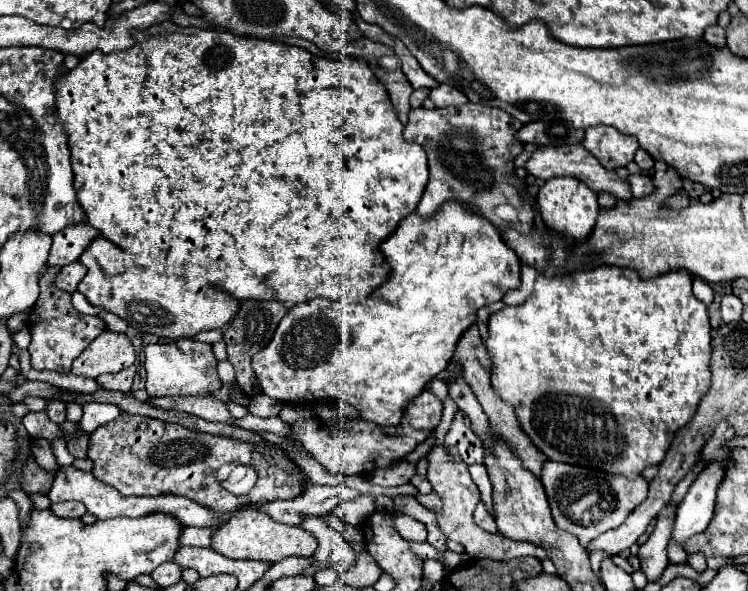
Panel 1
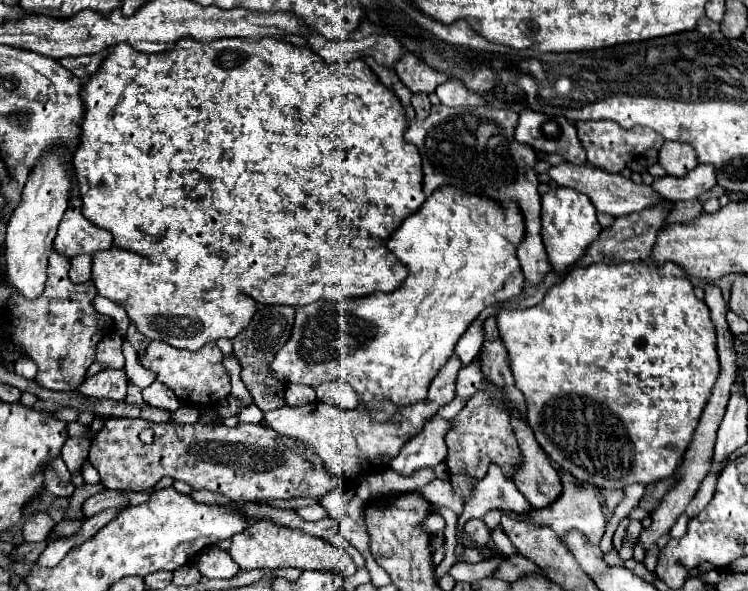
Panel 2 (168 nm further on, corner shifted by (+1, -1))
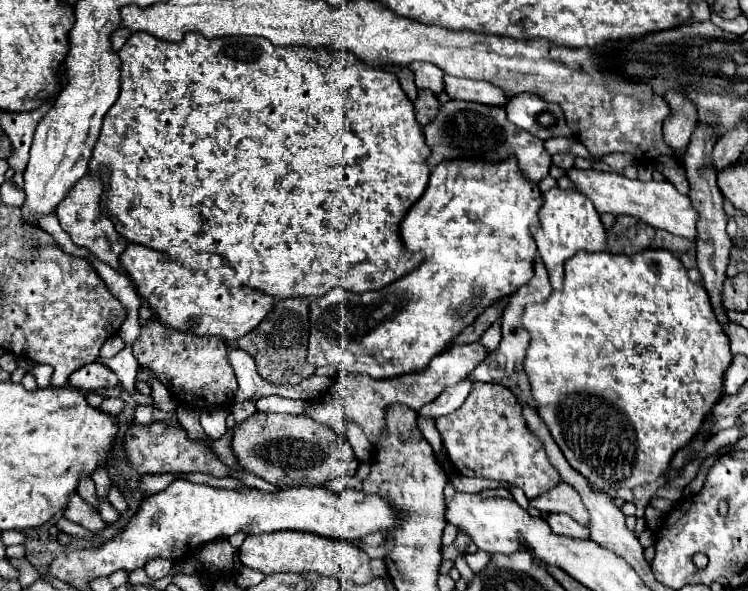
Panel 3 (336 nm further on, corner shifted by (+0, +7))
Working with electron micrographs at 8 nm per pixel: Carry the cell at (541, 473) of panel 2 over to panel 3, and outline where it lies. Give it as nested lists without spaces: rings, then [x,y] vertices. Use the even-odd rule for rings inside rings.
[[[562,480],[554,488],[550,488],[546,494],[532,498],[530,506],[544,510],[544,512],[566,512],[576,522],[588,526],[588,512],[584,510],[584,504],[582,504],[578,492]]]

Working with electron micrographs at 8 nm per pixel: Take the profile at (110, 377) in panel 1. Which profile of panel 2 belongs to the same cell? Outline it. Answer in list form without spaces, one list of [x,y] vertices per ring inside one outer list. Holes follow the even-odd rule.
[[[105,368],[99,374],[85,378],[83,386],[79,386],[79,392],[91,398],[125,400],[125,394],[127,394],[125,370],[107,370]]]

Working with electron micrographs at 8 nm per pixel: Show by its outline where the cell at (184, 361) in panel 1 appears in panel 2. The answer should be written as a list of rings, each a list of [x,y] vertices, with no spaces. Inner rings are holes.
[[[153,340],[141,356],[141,364],[147,370],[153,370],[157,374],[157,380],[171,388],[179,400],[201,404],[207,410],[215,410],[217,404],[231,392],[231,378],[223,366],[223,352],[217,348],[215,342],[209,342],[197,352],[189,352],[173,348],[167,342]]]

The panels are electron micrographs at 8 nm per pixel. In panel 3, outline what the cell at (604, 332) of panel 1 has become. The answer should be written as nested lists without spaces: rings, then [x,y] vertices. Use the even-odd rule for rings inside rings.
[[[644,250],[634,256],[612,256],[606,252],[578,252],[572,260],[566,262],[566,280],[562,290],[552,290],[550,298],[542,304],[528,304],[520,316],[522,326],[530,332],[530,344],[524,358],[524,372],[528,374],[532,386],[532,398],[536,402],[538,414],[548,426],[554,442],[564,452],[572,468],[576,468],[584,478],[600,488],[636,488],[648,482],[654,482],[668,472],[674,454],[684,448],[696,432],[700,432],[704,416],[722,396],[724,372],[732,362],[730,340],[724,334],[722,326],[712,314],[712,306],[706,290],[700,284],[692,284],[682,262],[668,250]]]

